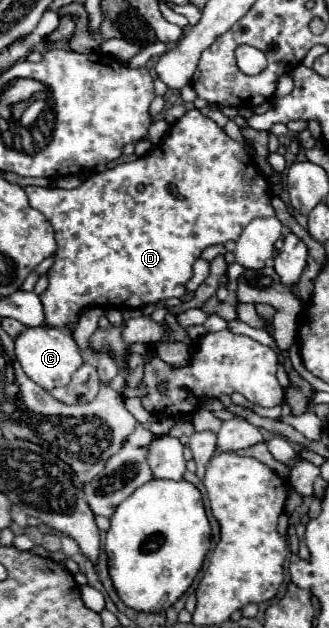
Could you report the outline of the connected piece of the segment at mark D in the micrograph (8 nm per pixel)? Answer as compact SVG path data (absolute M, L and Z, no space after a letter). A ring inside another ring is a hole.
M197 108L187 110L169 128L163 146L155 146L147 156L97 172L73 190L27 186L25 192L29 204L39 210L55 230L57 258L47 272L49 286L39 298L45 322L65 330L73 330L81 310L89 306L141 308L159 300L181 298L191 278L191 266L203 248L237 240L253 218L275 214L269 186L257 172L253 158ZM169 184L175 186L177 196L169 194Z

